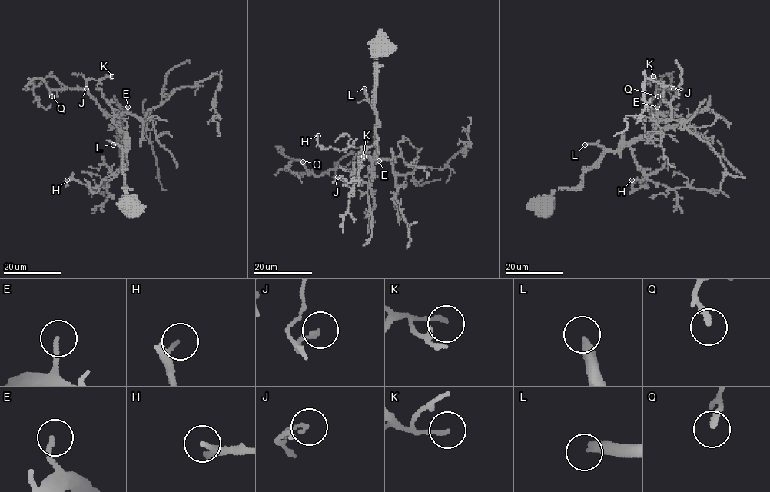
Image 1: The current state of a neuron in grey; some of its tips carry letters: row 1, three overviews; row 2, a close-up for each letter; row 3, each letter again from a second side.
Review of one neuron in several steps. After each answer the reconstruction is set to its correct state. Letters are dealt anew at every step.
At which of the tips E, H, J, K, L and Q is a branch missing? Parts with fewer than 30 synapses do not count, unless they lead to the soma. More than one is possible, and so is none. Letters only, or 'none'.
E, H, L

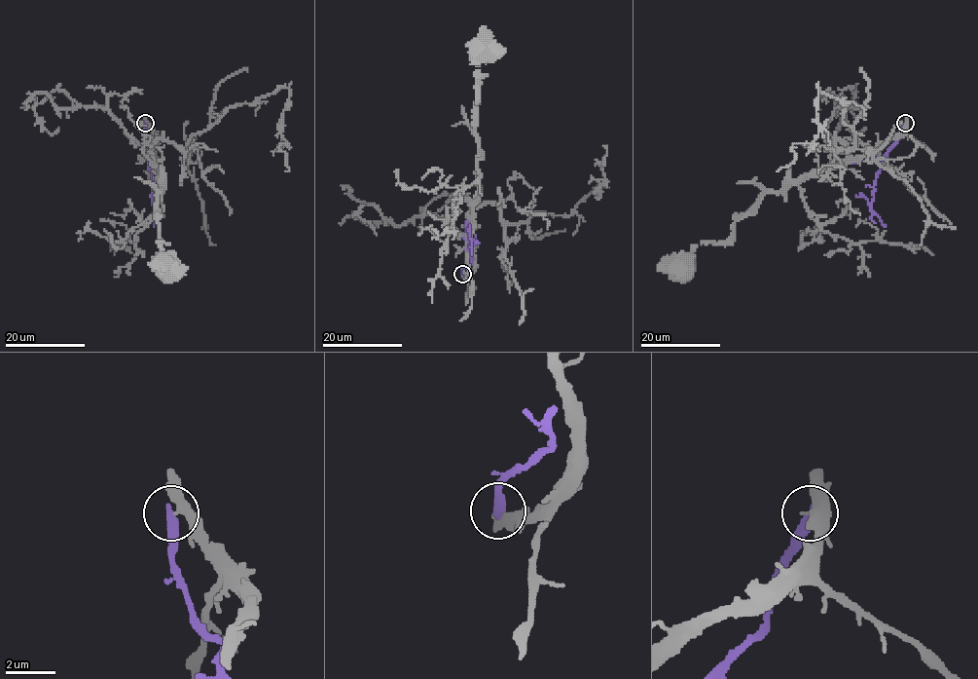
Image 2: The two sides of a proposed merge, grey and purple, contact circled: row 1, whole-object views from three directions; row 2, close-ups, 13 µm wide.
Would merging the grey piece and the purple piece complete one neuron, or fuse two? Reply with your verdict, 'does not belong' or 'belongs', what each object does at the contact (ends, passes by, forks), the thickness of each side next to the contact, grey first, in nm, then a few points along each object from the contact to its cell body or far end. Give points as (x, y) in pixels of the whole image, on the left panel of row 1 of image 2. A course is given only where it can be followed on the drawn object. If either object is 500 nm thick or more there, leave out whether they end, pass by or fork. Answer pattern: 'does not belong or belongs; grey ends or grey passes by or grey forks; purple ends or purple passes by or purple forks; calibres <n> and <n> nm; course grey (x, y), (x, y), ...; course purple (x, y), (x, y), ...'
does not belong; grey passes by; purple ends; calibres 400 and 400 nm; course grey (145, 123), (157, 133), (152, 157), (160, 168), (159, 266), (164, 272), (167, 266); course purple (144, 123), (147, 138), (153, 145), (148, 169), (159, 200), (153, 227)

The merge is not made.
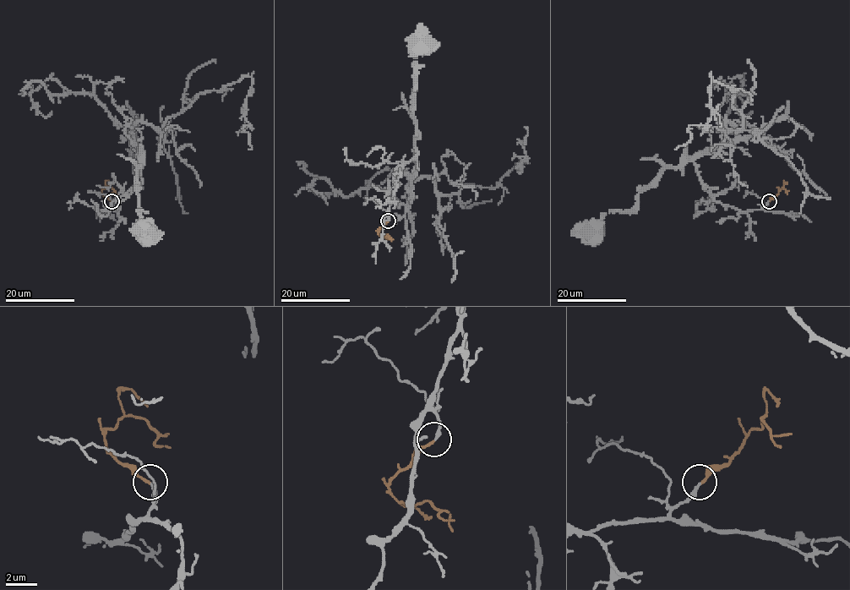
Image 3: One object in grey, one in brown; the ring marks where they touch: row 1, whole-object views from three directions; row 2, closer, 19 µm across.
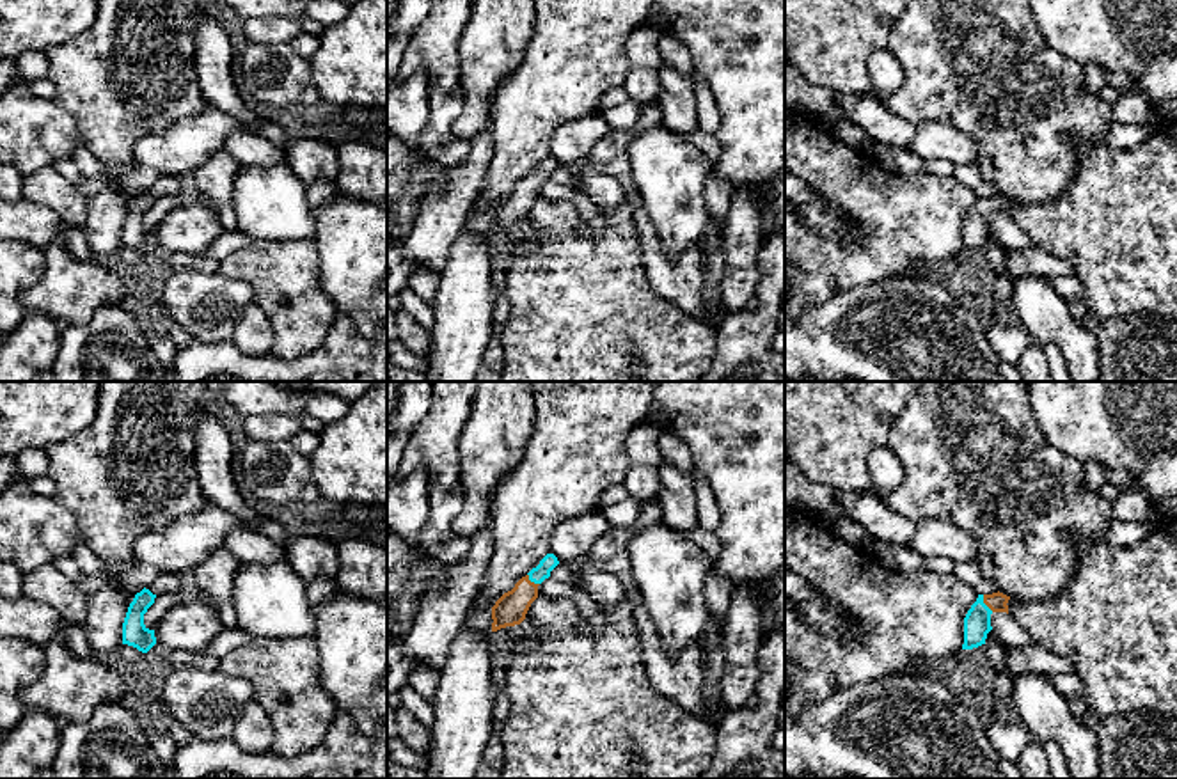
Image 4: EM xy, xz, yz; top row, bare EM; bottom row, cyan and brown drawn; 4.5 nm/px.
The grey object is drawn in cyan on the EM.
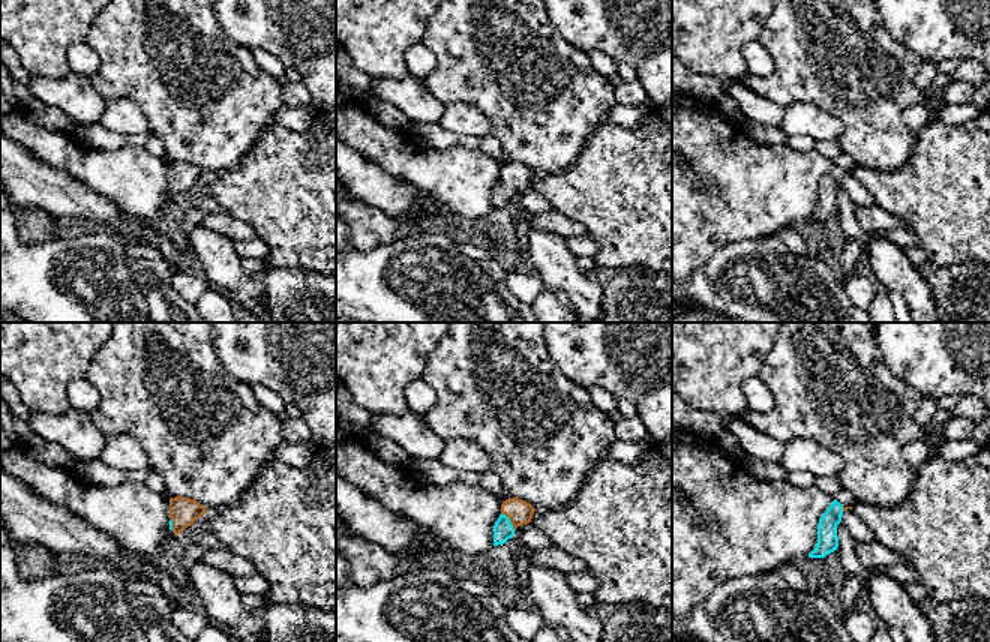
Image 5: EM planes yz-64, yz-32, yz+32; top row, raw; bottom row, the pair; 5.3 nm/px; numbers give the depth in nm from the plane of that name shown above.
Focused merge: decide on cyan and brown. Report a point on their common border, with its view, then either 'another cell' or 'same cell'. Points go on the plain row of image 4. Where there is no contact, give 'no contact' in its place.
yz (984, 206) | same cell

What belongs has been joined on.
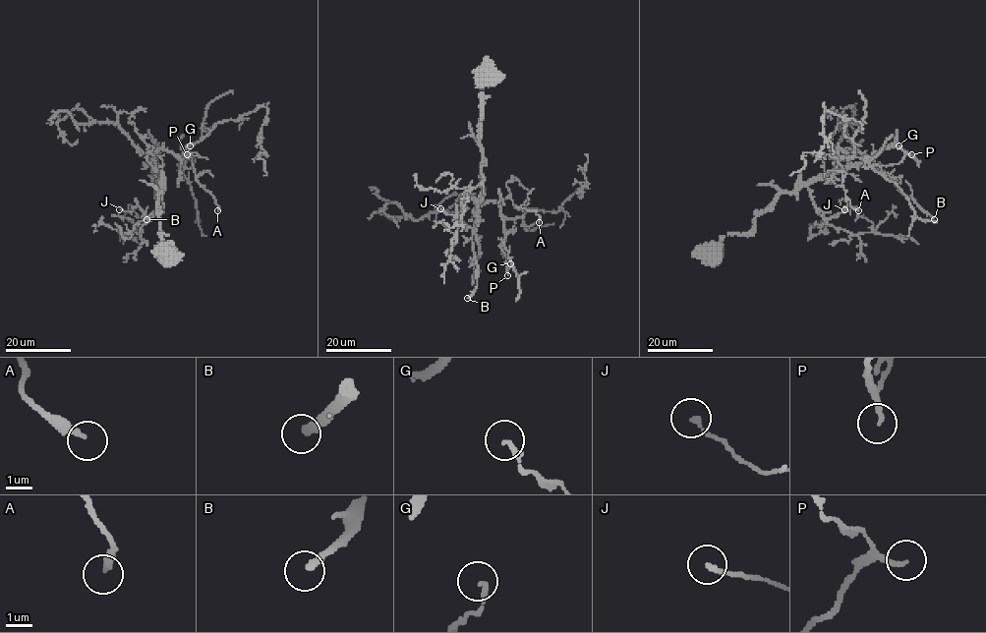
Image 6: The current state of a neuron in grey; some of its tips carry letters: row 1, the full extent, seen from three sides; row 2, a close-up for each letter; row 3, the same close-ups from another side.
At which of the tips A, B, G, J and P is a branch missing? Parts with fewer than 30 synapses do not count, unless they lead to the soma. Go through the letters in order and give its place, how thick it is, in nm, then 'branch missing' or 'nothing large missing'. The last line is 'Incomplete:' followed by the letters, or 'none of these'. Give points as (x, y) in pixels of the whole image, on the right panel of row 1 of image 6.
A: at (858, 210); 220 nm thick; nothing large missing
B: at (934, 219); 240 nm thick; branch missing
G: at (898, 145); 160 nm thick; nothing large missing
J: at (844, 209); 160 nm thick; nothing large missing
P: at (911, 154); 150 nm thick; branch missing
Incomplete: B, P

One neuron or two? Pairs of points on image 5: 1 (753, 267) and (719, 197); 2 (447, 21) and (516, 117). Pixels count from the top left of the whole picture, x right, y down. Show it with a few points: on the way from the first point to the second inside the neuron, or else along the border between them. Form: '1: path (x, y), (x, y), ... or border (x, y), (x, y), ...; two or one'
1: border (774, 231), (726, 243), (710, 258); two
2: path (471, 45), (512, 93); one

